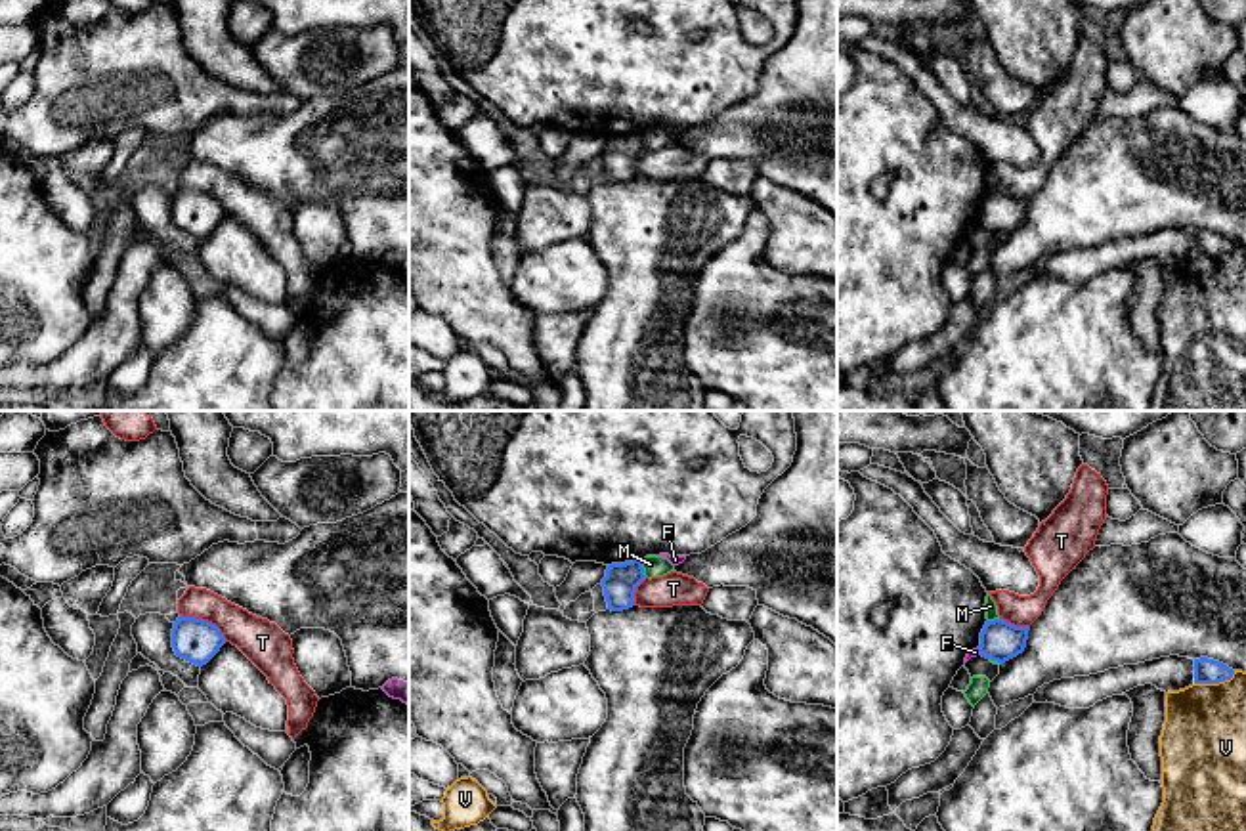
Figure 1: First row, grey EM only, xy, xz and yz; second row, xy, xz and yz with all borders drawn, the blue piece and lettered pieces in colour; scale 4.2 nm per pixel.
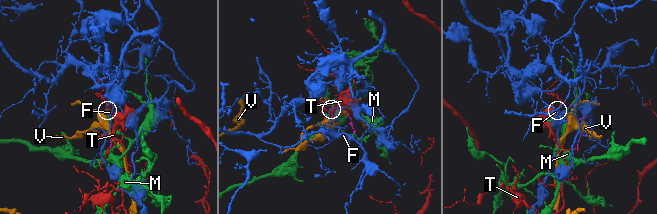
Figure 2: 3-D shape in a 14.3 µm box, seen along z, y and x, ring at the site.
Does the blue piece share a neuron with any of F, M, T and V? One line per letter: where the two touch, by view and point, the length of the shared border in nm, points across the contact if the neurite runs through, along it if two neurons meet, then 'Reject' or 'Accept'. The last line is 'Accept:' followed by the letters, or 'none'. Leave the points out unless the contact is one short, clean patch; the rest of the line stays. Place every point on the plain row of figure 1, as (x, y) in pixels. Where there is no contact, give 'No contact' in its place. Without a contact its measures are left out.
F: Touches blue at yz (979, 222). Shared border 40 nm. Boundary: yz (977, 220), (981, 226). Reject
M: Touches blue at xz (643, 140). Shared border 80 nm. Reject
T: Touches blue at xy (205, 193). Shared border 240 nm. Reject
V: Touches blue at yz (1216, 255). Shared border 190 nm. Reject
Accept: none

